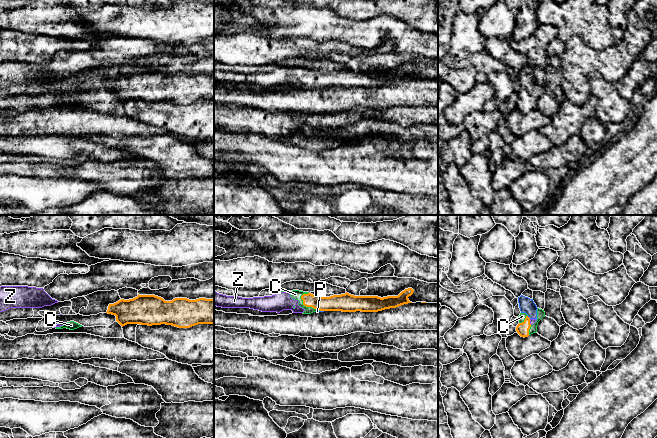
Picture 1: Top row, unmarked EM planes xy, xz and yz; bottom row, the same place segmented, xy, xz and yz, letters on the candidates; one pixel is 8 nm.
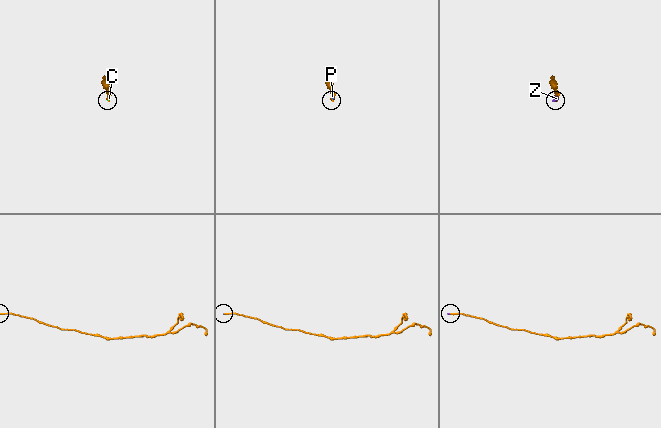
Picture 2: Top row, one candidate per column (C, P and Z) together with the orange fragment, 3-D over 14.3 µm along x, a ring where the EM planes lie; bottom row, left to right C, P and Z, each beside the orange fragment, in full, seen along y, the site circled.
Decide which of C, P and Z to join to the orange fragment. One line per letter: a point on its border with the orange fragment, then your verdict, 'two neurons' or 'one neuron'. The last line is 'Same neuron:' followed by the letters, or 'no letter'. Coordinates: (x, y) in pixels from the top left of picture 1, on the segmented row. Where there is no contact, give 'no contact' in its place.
C: meets orange in xz at (308, 306); one neuron
P: meets orange in yz at (528, 317); one neuron
Z: meets orange in yz at (529, 322); one neuron
Same neuron: C, P, Z

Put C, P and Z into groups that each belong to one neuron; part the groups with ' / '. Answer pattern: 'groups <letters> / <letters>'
groups C P Z

